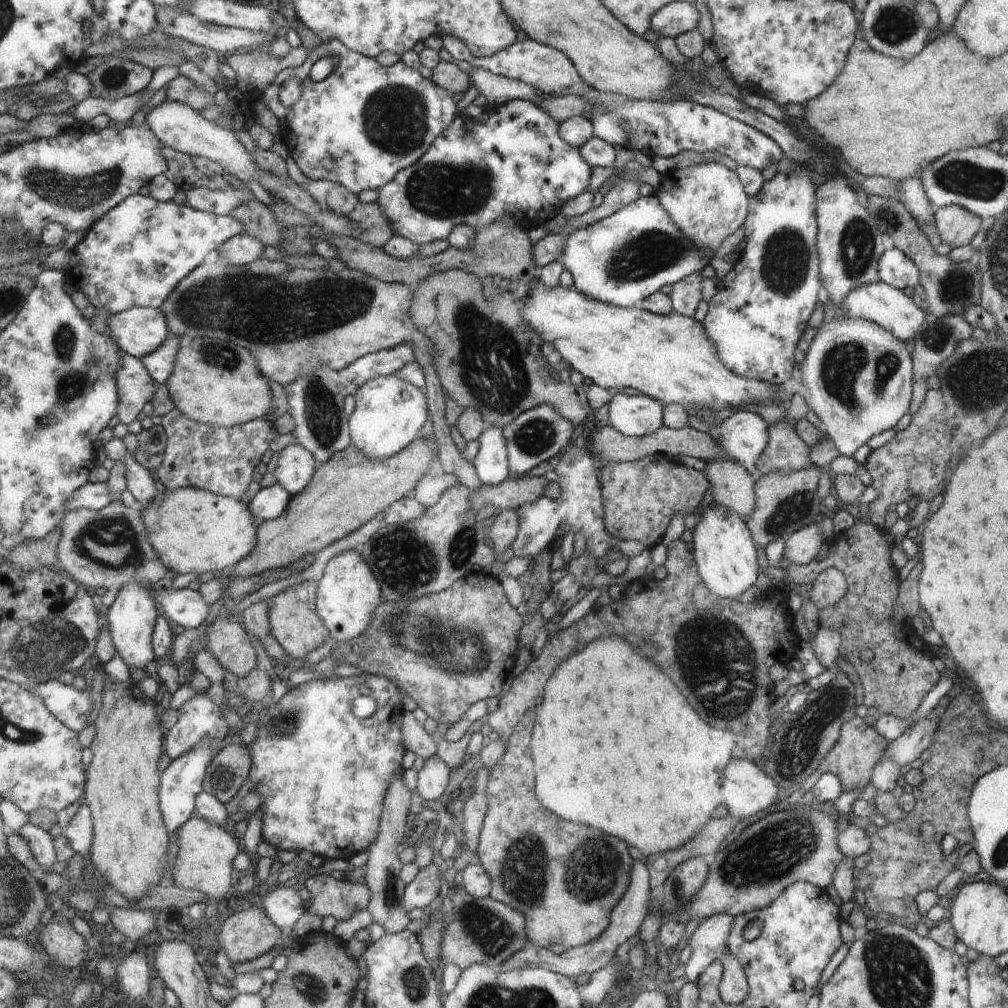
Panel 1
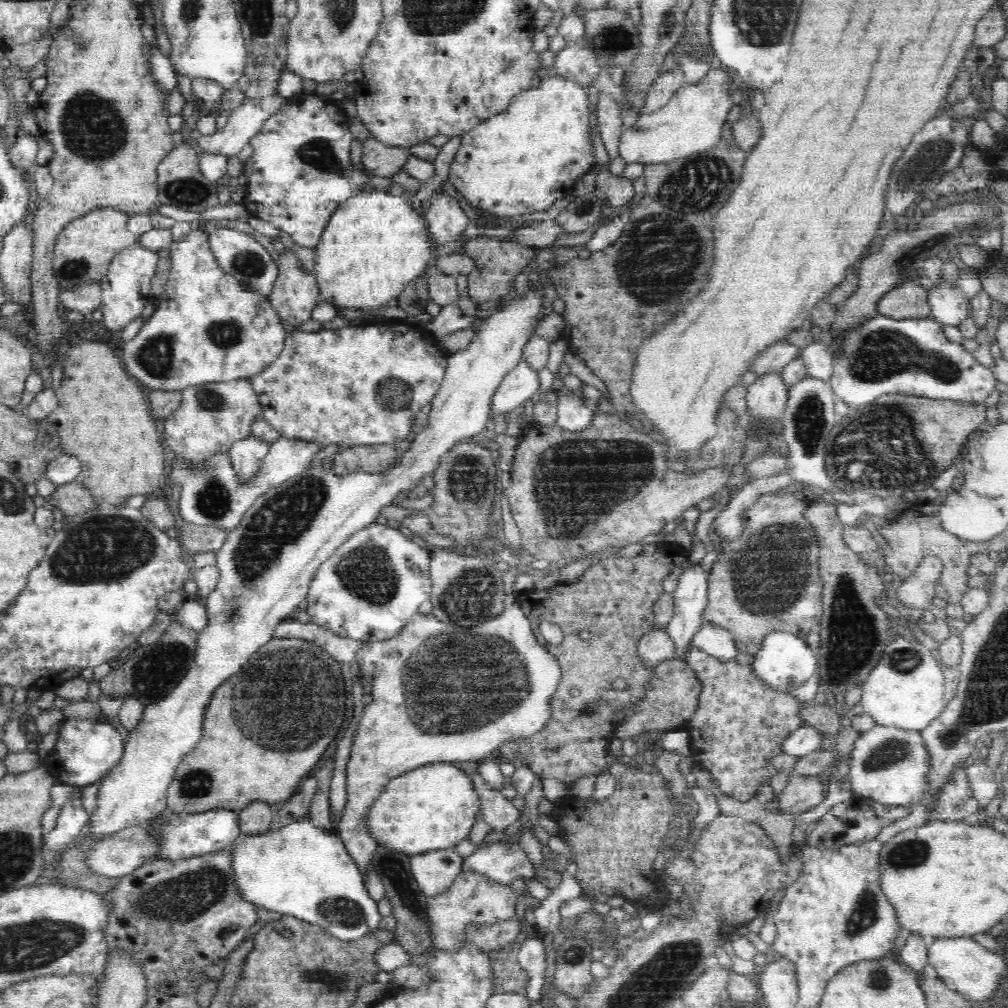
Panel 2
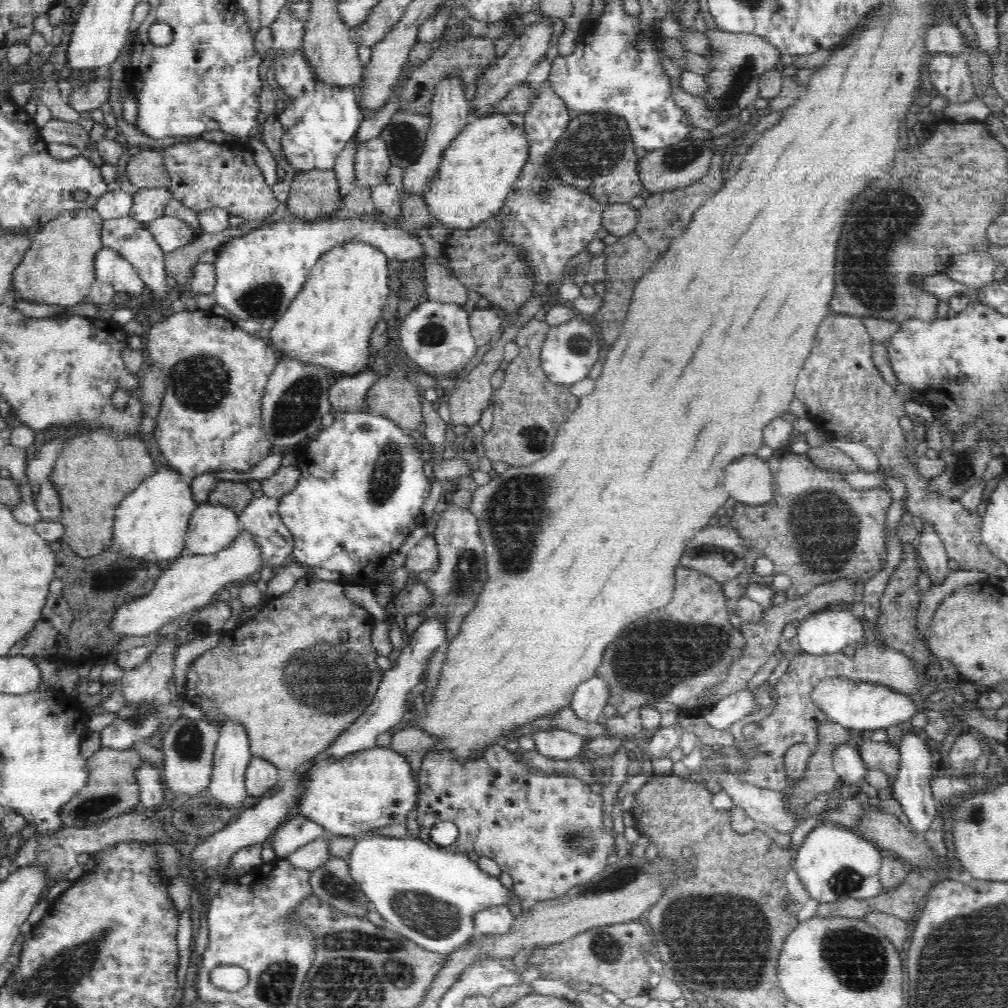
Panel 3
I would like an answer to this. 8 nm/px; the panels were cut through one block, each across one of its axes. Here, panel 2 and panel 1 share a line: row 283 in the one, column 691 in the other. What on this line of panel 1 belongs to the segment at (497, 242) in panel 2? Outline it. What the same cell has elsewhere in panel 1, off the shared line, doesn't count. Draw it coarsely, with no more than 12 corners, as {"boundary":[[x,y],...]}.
{"boundary":[[660,453],[602,463],[606,530],[649,549],[696,510],[703,471]]}

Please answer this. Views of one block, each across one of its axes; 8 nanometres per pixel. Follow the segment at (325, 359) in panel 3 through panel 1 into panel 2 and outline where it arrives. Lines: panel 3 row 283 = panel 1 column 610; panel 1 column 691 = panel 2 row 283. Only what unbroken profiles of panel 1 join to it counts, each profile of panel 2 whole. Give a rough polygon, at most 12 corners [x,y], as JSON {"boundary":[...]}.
{"boundary":[[354,193],[314,247],[325,302],[386,305],[424,272],[416,201]]}

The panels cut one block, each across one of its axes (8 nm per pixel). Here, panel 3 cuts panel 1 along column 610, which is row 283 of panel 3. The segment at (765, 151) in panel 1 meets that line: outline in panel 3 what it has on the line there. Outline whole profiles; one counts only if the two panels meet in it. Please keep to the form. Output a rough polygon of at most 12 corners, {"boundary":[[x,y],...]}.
{"boundary":[[110,247],[94,262],[95,278],[135,302],[144,281],[130,262]]}

